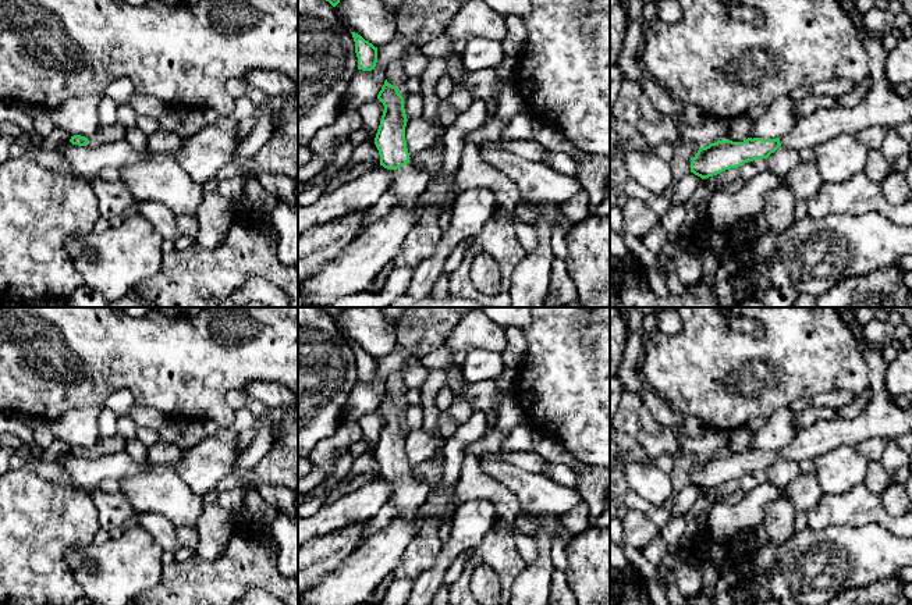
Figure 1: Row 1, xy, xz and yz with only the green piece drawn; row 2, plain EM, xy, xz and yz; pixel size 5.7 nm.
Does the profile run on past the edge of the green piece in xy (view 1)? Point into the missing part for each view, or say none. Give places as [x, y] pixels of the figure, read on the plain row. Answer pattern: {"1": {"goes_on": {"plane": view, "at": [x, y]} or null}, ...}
{"1": {"goes_on": {"plane": "xy", "at": [107, 445]}}}

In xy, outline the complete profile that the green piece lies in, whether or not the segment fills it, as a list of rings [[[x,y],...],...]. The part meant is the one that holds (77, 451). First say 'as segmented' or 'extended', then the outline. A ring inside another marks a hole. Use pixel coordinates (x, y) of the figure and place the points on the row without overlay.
extended | [[[114,434],[113,437],[100,438],[99,442],[89,449],[74,446],[70,453],[78,458],[100,458],[116,452],[124,452],[127,442],[124,437]]]

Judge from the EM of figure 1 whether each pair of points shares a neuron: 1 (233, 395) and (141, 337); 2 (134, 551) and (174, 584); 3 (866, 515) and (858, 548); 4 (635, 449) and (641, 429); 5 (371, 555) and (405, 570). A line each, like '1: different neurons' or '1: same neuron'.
1: different neurons
2: different neurons
3: different neurons
4: different neurons
5: different neurons

